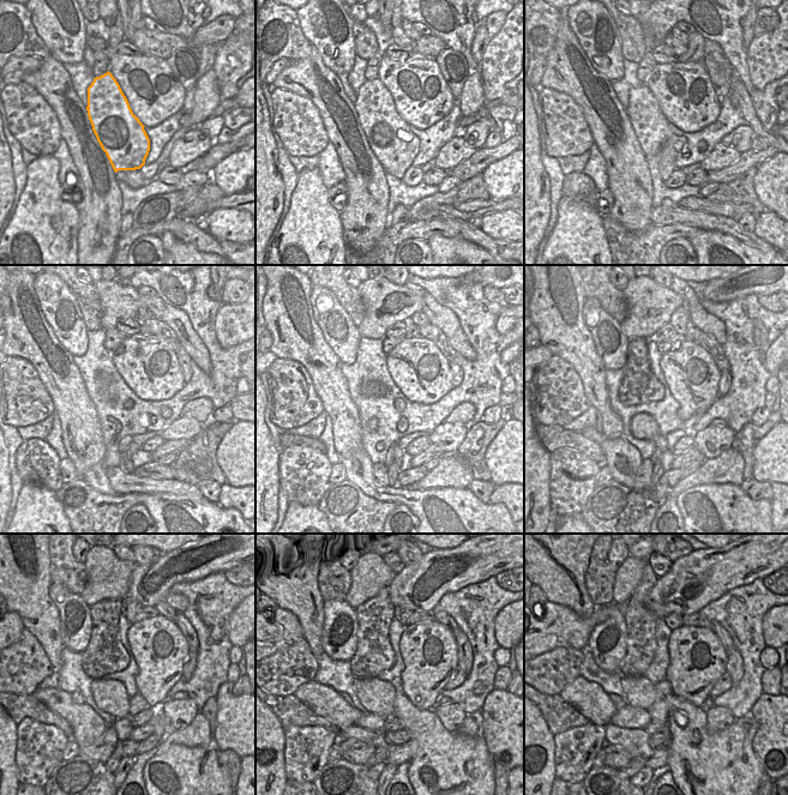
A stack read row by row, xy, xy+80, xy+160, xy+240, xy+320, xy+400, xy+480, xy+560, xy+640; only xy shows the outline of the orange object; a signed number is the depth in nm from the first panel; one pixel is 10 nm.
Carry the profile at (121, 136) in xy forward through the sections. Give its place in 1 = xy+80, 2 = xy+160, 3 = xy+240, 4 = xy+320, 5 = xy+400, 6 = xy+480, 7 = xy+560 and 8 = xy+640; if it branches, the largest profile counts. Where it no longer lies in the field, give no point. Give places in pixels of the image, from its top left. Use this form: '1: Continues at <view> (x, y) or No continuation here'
1: Continues at xy+80 (388, 133)
2: Continues at xy+160 (651, 127)
3: Continues at xy+240 (125, 443)
4: Continues at xy+320 (390, 455)
5: Continues at xy+400 (657, 471)
6: Continues at xy+480 (112, 763)
7: Continues at xy+560 (376, 770)
8: Continues at xy+640 (643, 777)

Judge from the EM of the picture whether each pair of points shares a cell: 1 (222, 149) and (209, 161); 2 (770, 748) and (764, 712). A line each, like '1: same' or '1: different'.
1: same
2: same

